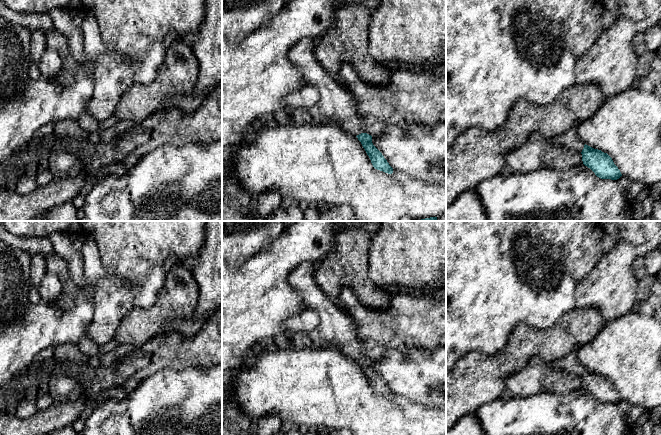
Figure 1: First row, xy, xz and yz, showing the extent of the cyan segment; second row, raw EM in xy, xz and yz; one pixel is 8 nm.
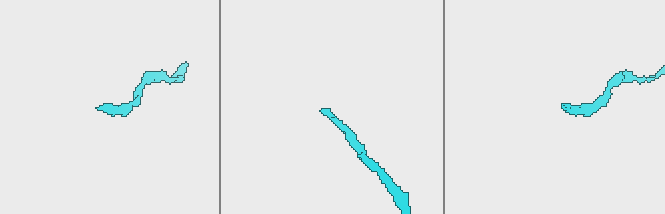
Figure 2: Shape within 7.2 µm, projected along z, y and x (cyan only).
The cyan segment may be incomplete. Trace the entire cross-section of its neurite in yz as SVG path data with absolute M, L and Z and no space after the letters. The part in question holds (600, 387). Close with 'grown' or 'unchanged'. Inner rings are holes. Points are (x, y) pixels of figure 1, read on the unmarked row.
M578 347L572 349L567 356L551 362L551 368L581 377L583 388L590 392L597 401L619 403L622 398L612 382L607 377L584 368L578 359L577 352Z; grown

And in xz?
M304 262L288 276L288 284L305 301L307 307L318 313L318 326L308 333L315 346L323 350L336 350L354 359L361 366L373 391L388 398L393 397L382 377L373 369L372 360L365 356L366 345L358 336L350 317L340 311L321 290L314 279L316 263Z; grown

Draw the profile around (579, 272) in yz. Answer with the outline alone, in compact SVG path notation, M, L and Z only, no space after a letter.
M569 265L568 267L577 282L583 280L594 268L592 265Z

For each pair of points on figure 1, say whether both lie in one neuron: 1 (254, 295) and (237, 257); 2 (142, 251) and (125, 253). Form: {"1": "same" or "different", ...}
{"1": "different", "2": "same"}

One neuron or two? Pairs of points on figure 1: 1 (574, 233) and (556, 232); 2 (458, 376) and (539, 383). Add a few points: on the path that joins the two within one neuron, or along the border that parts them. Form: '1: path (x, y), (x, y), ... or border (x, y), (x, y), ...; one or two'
1: path (570, 232), (560, 232); one
2: border (524, 366), (506, 378), (505, 388); two

